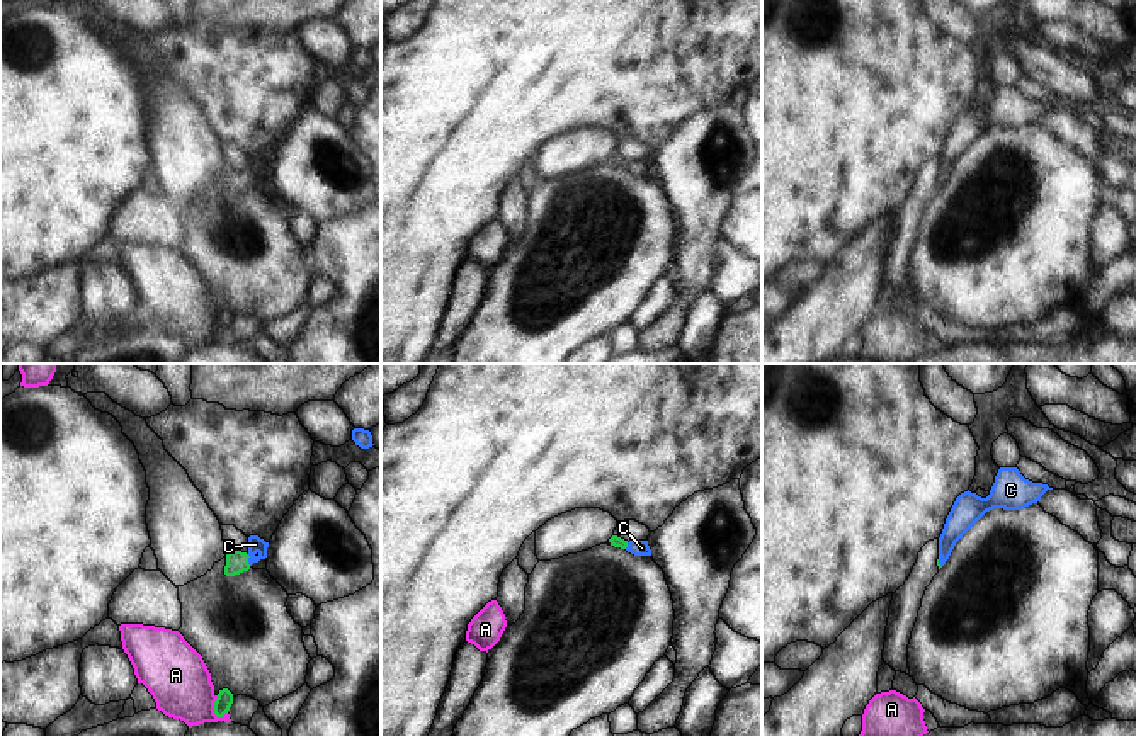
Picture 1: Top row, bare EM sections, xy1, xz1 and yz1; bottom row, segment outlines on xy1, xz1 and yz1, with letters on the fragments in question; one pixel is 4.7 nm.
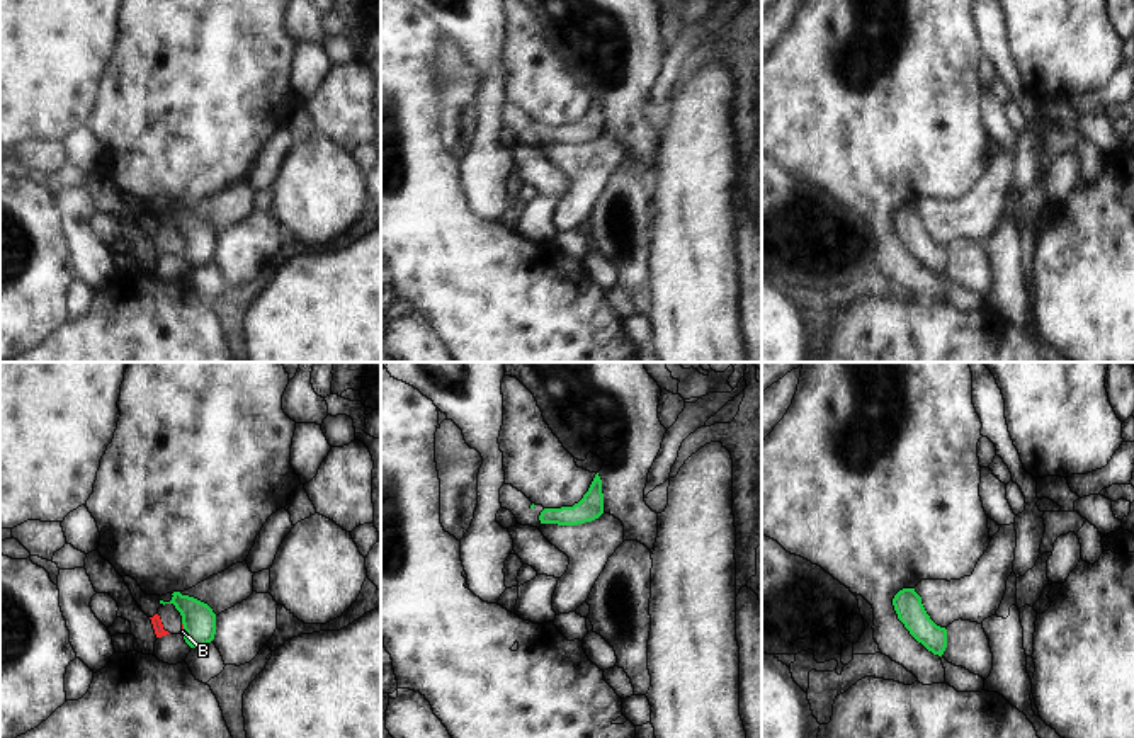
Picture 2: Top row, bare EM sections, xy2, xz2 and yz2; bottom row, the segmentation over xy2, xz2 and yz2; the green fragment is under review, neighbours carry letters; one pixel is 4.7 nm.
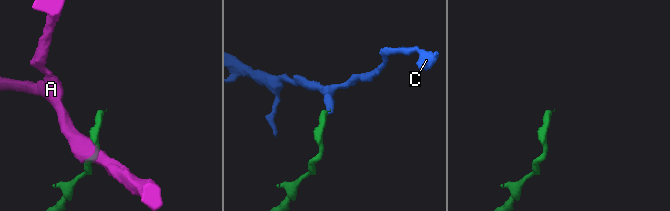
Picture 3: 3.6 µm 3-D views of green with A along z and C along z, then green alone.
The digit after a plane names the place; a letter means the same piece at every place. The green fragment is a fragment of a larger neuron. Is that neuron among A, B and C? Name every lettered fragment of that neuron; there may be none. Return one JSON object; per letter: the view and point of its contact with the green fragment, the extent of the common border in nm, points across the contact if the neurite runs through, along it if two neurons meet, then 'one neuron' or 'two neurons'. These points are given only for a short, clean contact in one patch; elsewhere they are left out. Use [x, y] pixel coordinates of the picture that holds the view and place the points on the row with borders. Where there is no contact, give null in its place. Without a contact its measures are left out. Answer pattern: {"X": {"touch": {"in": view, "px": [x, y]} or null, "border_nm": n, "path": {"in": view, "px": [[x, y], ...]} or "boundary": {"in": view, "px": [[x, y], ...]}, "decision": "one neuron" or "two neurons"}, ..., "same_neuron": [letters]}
{"A": {"touch": {"in": "xy1", "px": [215, 707]}, "border_nm": 110, "boundary": {"in": "xy1", "px": [[216, 696], [215, 713], [221, 718]]}, "decision": "two neurons"}, "B": {"touch": {"in": "xy2", "px": [184, 630]}, "border_nm": 60, "boundary": {"in": "xy2", "px": [[182, 623], [184, 635]]}, "decision": "two neurons"}, "C": {"touch": {"in": "xy1", "px": [247, 560]}, "border_nm": 60, "path": {"in": "xy1", "px": [[237, 561], [247, 560], [255, 544]]}, "decision": "one neuron"}, "same_neuron": ["C"]}

